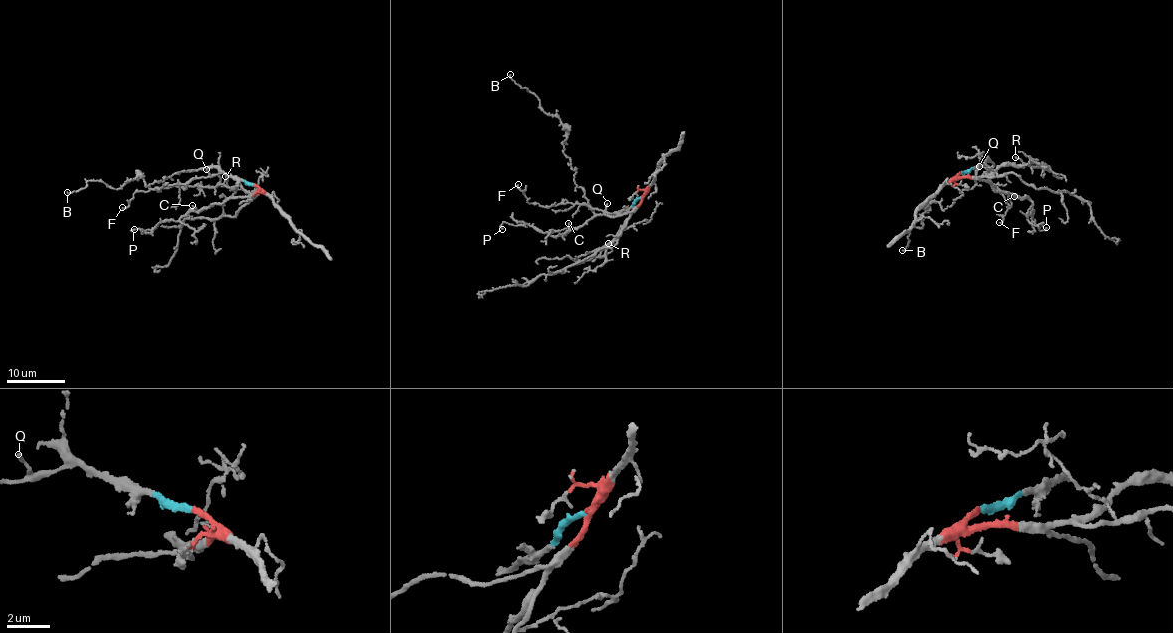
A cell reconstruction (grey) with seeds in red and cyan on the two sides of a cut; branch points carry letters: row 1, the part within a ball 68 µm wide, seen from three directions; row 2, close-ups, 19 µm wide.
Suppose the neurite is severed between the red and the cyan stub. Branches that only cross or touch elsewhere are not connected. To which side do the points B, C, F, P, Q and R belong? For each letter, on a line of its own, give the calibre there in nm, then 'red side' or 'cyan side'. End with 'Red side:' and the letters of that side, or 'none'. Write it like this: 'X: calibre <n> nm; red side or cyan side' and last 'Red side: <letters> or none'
B: calibre 110 nm; cyan side
C: calibre 120 nm; red side
F: calibre 110 nm; cyan side
P: calibre 120 nm; red side
Q: calibre 140 nm; cyan side
R: calibre 160 nm; red side
Red side: C, P, R

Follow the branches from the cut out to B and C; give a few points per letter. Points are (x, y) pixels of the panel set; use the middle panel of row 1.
B: (641, 197), (613, 214), (598, 216), (575, 183), (576, 169), (563, 153), (565, 126), (510, 75)
C: (641, 197), (644, 196), (643, 200), (626, 213), (610, 218), (591, 216), (571, 230), (568, 222)

